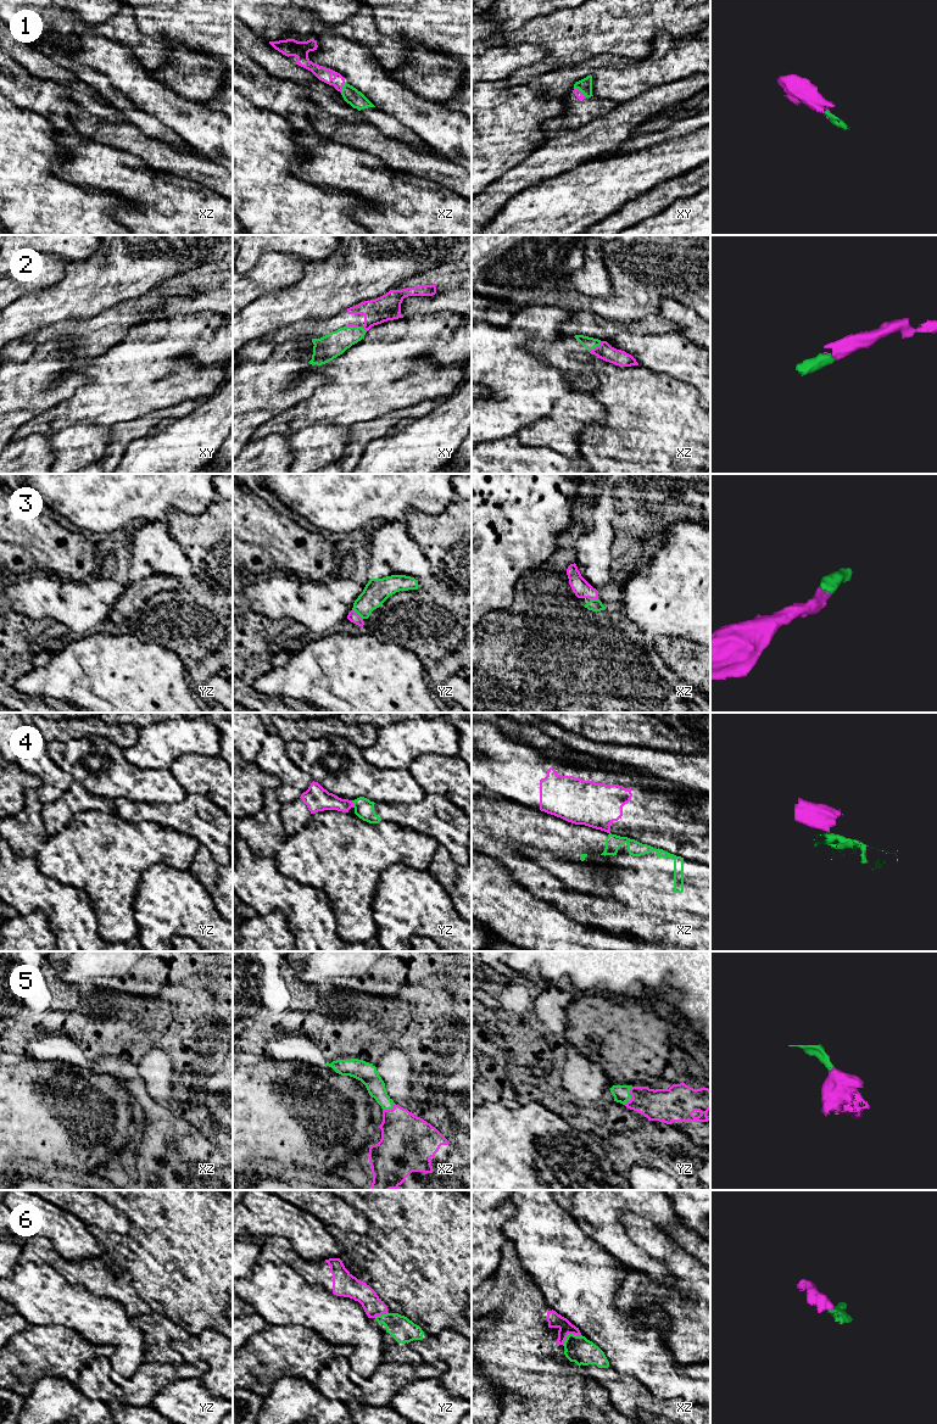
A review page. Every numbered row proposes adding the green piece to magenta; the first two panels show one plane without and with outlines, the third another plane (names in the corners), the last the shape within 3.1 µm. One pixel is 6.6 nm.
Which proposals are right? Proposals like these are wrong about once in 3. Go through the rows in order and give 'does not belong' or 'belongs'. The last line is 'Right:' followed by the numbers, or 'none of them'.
1: belongs
2: belongs
3: belongs
4: does not belong
5: belongs
6: does not belong
Right: 1, 2, 3, 5

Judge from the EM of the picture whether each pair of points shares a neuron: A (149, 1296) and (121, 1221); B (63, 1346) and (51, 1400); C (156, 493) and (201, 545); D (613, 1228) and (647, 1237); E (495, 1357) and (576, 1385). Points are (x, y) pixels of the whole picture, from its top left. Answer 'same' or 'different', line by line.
A: different
B: different
C: different
D: different
E: same

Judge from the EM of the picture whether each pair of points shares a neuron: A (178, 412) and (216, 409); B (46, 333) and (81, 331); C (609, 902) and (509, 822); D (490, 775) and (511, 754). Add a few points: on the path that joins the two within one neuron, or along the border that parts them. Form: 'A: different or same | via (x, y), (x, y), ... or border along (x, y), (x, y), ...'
A: different | border along (198, 406), (189, 413), (171, 419)
B: same | via (55, 333), (72, 331)
C: same | via (576, 902), (567, 900), (548, 888), (512, 855)
D: same | via (495, 770), (506, 759)

